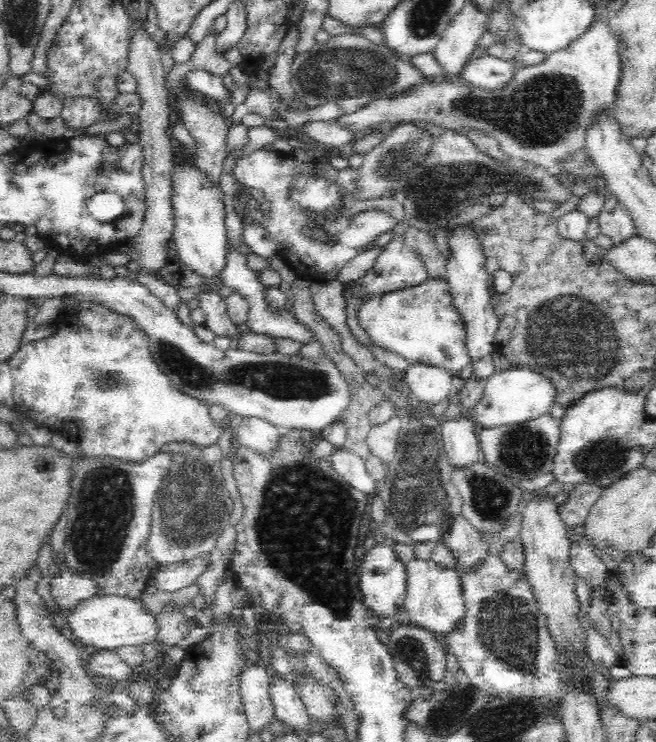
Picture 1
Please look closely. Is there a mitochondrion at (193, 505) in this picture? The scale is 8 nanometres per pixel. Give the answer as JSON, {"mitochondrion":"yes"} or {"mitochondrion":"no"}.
{"mitochondrion":"yes"}

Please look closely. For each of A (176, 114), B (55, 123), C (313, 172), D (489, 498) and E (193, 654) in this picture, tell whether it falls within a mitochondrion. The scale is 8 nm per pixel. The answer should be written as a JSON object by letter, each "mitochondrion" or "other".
{"A":"other","B":"other","C":"other","D":"mitochondrion","E":"other"}

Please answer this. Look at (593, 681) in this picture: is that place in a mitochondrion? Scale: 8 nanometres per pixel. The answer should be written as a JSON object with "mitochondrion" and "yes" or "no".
{"mitochondrion":"yes"}

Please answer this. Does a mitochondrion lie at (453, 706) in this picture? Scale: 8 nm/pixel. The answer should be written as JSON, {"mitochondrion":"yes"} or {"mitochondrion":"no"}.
{"mitochondrion":"yes"}

